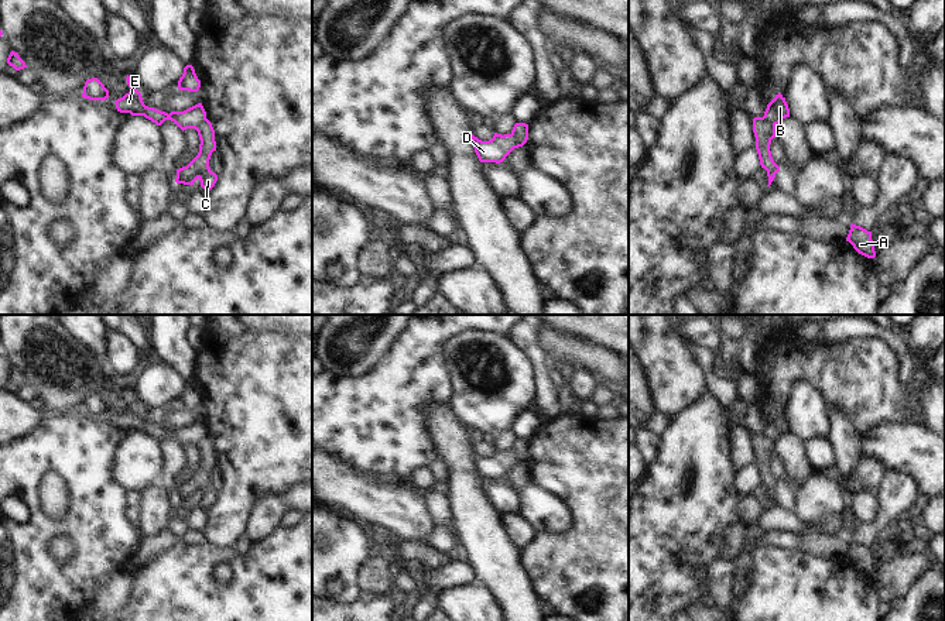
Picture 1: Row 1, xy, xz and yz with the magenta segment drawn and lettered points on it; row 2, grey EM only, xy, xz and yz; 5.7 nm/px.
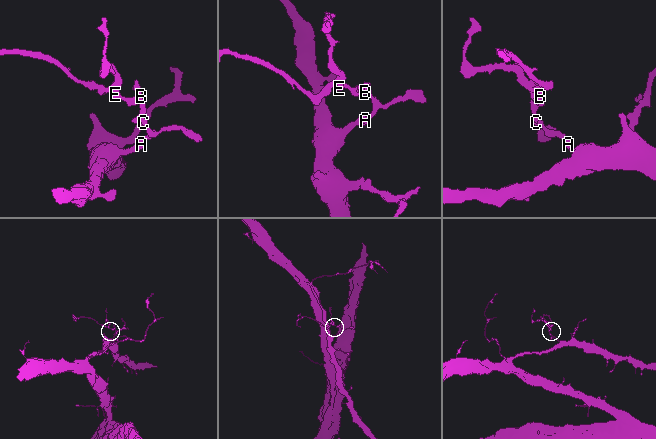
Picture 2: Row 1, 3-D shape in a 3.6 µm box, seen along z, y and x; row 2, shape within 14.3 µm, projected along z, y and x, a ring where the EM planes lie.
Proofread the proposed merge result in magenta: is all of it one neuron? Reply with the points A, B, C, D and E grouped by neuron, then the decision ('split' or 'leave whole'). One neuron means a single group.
groups A C / B D E; split

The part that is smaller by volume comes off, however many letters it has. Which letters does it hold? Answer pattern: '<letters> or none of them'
B, D, E

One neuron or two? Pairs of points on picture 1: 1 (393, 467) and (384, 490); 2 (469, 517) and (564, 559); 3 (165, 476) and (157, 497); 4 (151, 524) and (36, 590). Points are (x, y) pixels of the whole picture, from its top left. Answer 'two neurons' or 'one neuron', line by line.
1: two neurons
2: two neurons
3: two neurons
4: two neurons

